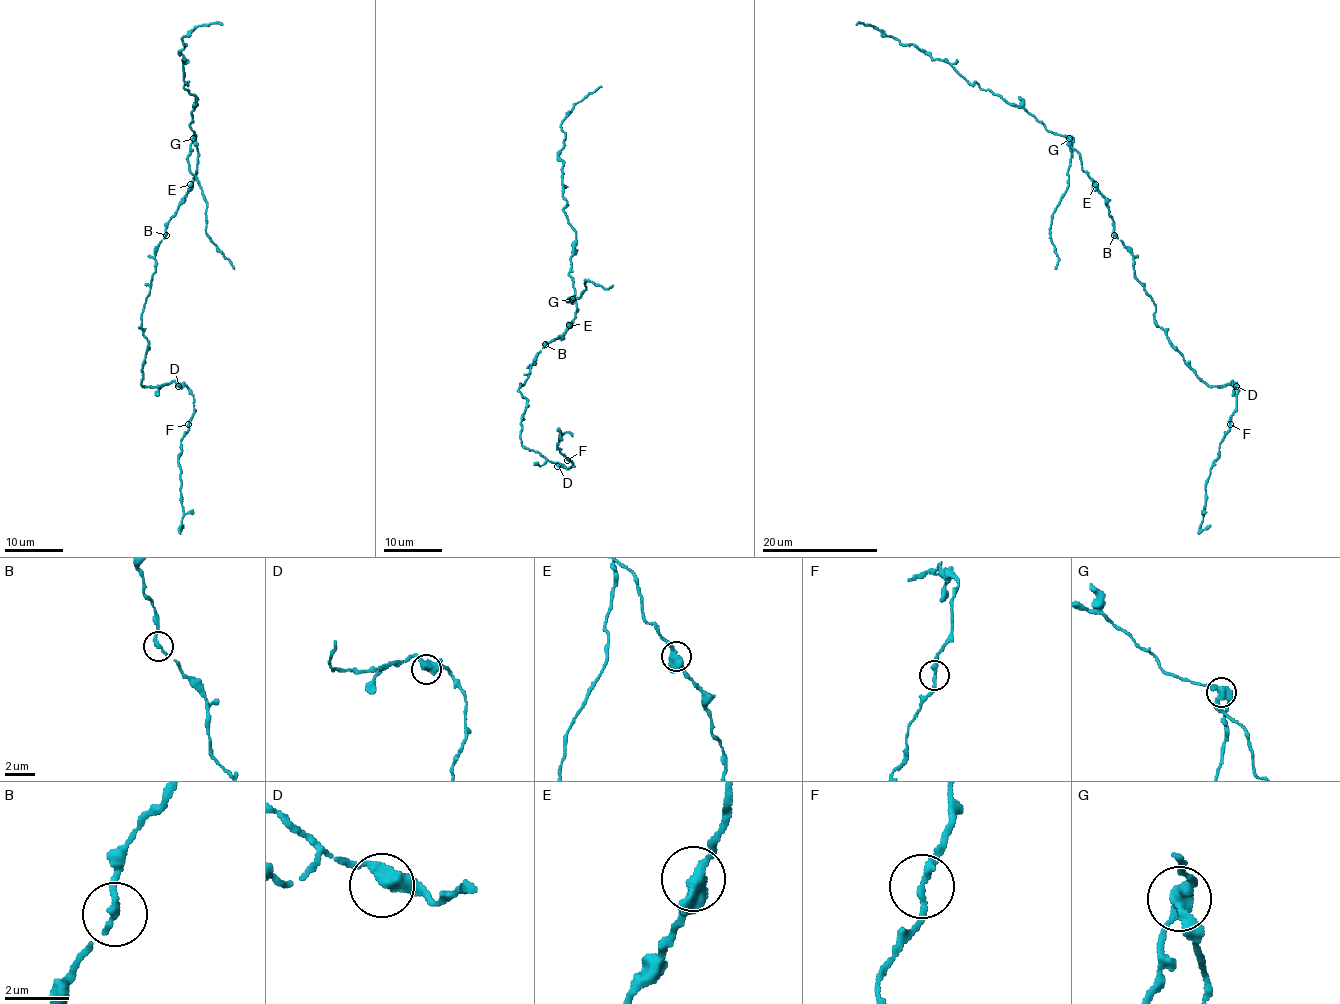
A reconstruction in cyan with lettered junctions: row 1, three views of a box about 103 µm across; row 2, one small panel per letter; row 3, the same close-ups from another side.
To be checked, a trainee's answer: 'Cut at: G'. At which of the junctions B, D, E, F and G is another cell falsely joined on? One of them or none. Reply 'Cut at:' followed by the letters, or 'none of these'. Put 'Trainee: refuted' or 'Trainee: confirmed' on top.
Trainee: confirmed
Cut at: G

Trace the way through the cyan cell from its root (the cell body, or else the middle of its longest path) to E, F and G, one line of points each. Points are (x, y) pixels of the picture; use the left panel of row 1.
E: (160, 242), (165, 235), (165, 223), (189, 192), (190, 184)
F: (160, 242), (139, 326), (148, 341), (141, 384), (184, 384), (193, 396), (189, 424)
G: (160, 242), (165, 235), (165, 223), (189, 192), (197, 168), (197, 147), (193, 138)

